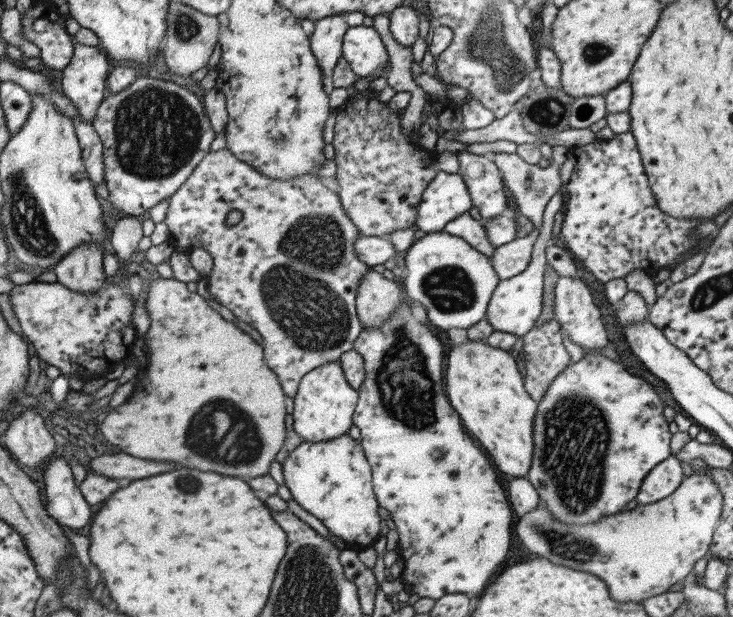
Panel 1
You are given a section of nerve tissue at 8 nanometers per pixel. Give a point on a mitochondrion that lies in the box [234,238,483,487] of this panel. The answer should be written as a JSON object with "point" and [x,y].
{"point":[405,393]}

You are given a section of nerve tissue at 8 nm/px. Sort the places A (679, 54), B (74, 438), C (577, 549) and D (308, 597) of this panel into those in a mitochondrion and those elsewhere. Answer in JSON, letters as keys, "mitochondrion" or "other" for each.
{"A":"other","B":"mitochondrion","C":"mitochondrion","D":"mitochondrion"}

